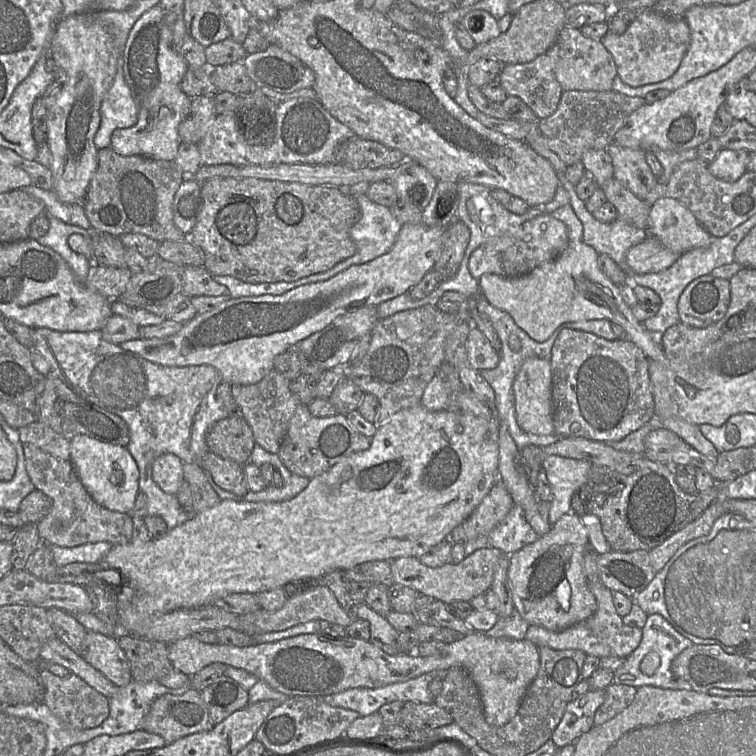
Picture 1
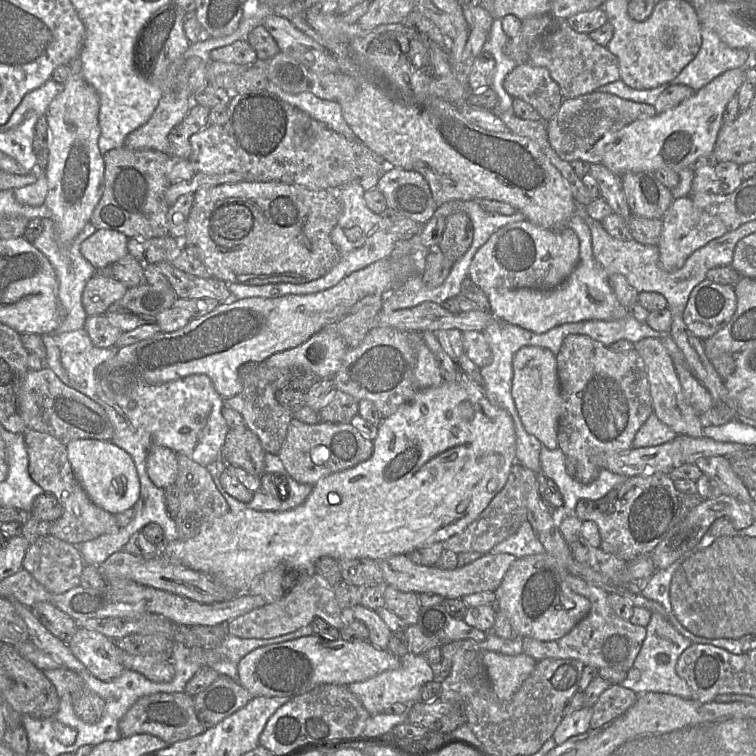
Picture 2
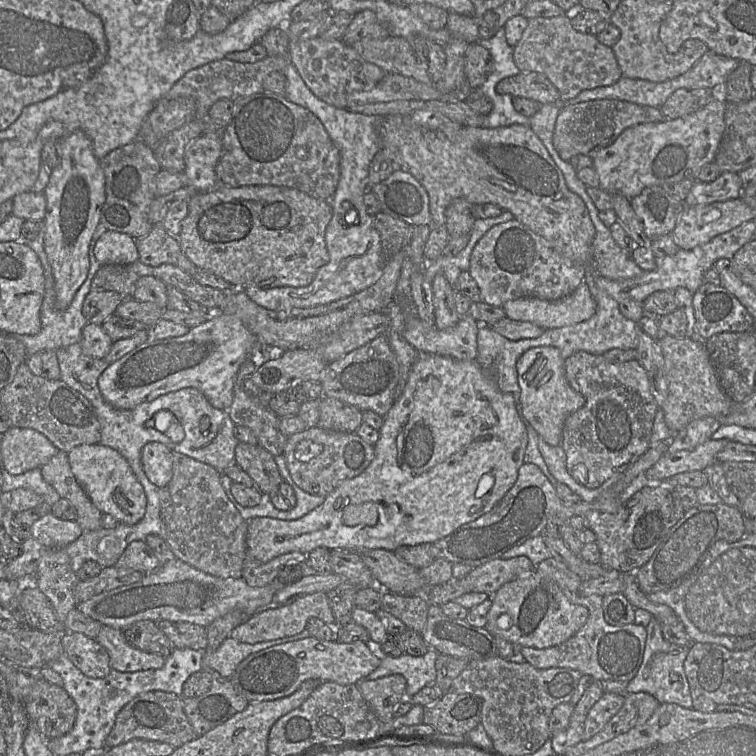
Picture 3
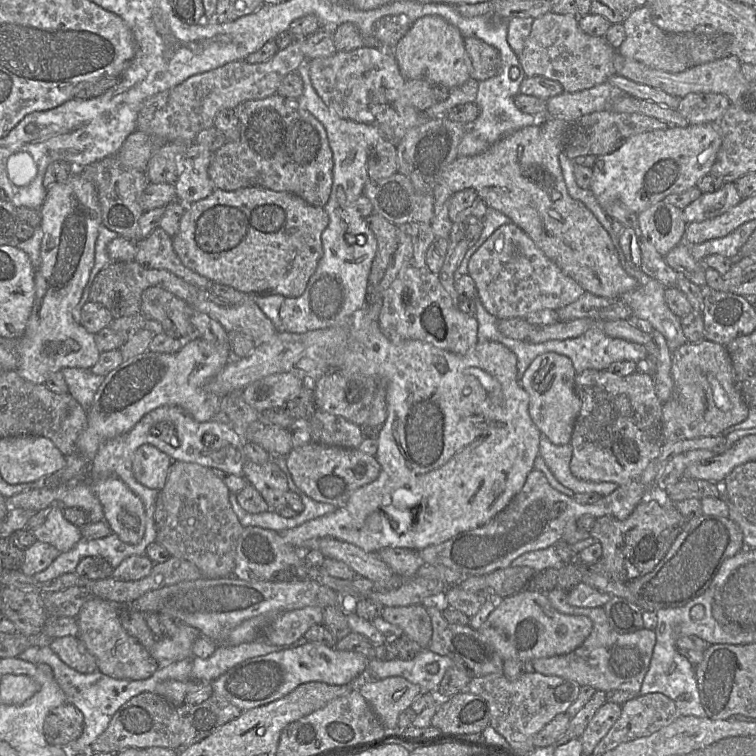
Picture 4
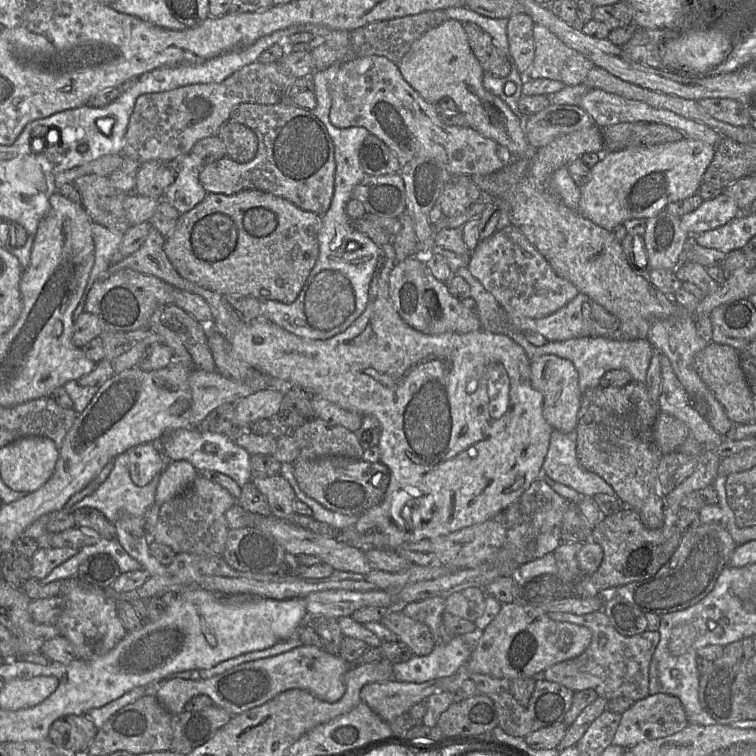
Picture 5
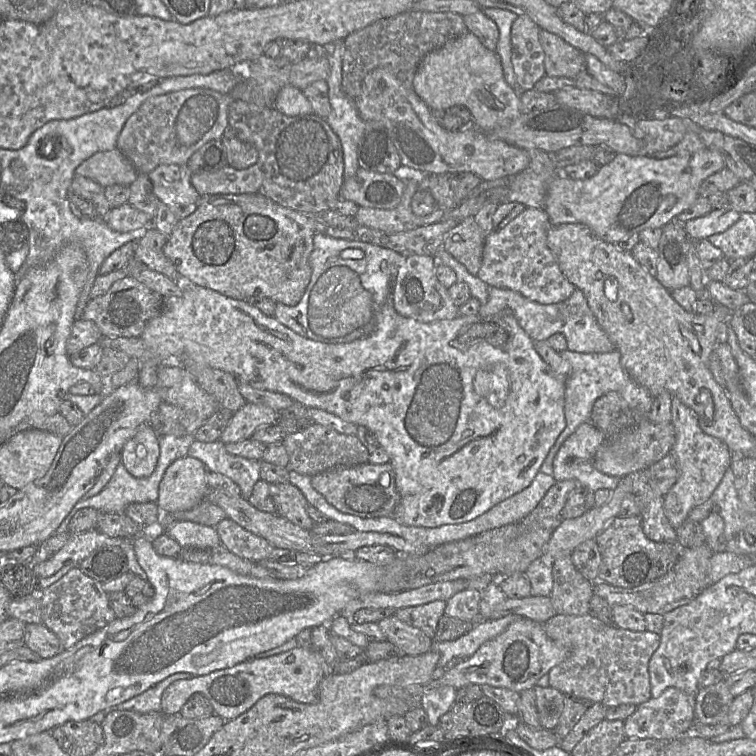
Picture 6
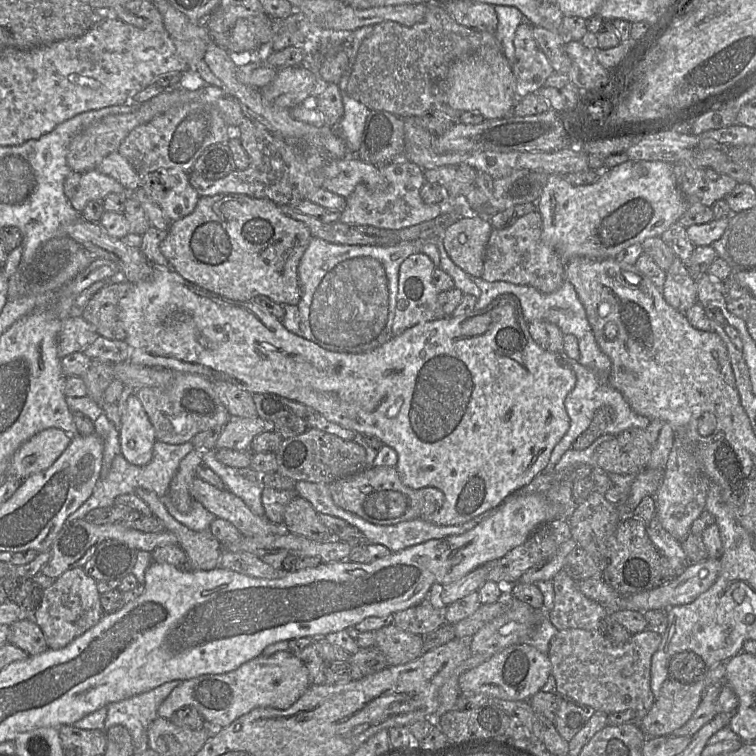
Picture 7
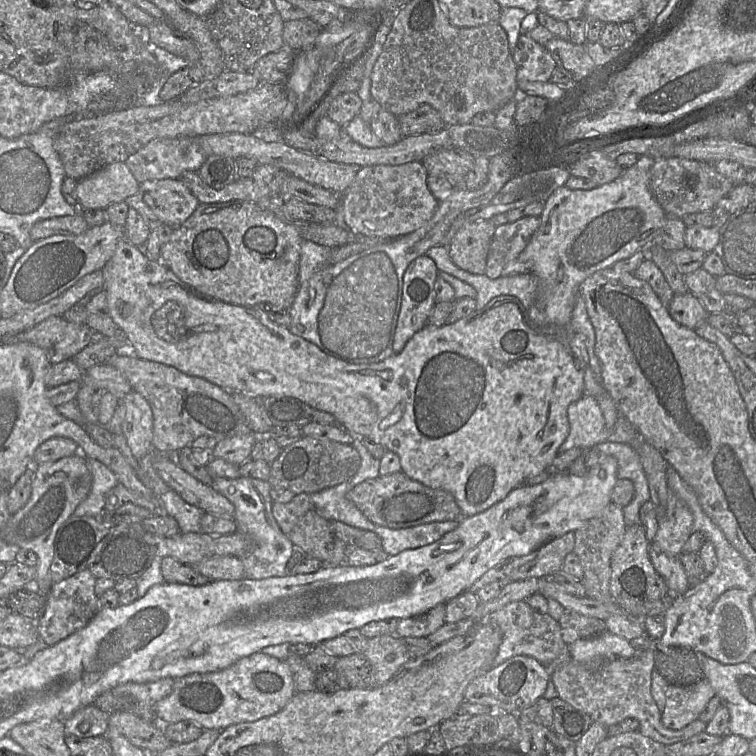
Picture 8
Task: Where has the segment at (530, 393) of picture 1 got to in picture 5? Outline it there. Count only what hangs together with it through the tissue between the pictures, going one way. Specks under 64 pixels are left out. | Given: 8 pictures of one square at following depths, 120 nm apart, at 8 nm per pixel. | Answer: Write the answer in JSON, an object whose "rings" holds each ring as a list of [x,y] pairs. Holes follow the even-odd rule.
{"rings":[[[543,355],[532,360],[531,385],[543,395],[543,417],[554,430],[569,433],[576,429],[581,392],[578,372],[570,360],[556,355]]]}

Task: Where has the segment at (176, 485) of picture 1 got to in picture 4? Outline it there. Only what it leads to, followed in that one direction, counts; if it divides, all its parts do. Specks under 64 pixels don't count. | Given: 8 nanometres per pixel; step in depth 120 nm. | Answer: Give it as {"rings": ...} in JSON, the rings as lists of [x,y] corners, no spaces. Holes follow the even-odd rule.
{"rings":[[[151,444],[141,445],[134,453],[132,471],[142,485],[161,491],[164,487],[173,460]]]}

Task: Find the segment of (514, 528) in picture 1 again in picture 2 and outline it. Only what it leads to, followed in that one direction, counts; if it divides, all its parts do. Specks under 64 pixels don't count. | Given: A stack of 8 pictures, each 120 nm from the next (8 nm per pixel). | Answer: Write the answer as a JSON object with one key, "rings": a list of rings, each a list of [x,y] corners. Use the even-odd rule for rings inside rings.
{"rings":[[[525,521],[514,535],[494,546],[490,553],[507,553],[514,555],[516,558],[522,558],[543,554],[546,551],[531,524]]]}

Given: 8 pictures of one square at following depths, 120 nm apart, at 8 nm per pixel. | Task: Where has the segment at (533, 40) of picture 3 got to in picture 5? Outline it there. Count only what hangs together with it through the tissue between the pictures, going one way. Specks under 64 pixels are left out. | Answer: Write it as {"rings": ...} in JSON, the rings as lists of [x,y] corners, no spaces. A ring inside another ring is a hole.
{"rings":[[[534,24],[535,57],[526,79],[546,78],[563,82],[566,86],[583,84],[594,63],[582,53],[568,47],[547,27]]]}

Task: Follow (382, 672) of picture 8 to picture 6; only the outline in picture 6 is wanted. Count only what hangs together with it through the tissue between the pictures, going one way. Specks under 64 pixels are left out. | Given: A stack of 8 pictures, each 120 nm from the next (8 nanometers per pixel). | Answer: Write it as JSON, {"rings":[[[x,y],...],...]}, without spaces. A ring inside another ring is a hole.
{"rings":[[[396,615],[387,617],[377,623],[385,634],[386,640],[398,647],[404,653],[404,655],[418,656],[431,650],[434,642],[433,639],[427,636],[419,628],[413,627],[399,620]]]}

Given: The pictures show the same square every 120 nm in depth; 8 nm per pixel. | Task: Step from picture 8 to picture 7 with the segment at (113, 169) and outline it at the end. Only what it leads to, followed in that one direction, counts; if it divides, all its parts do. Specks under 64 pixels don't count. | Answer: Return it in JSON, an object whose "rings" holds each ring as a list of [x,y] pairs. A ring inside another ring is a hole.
{"rings":[[[93,169],[82,173],[76,193],[70,199],[74,210],[81,213],[93,200],[102,201],[110,193],[124,193],[124,187],[114,178]]]}

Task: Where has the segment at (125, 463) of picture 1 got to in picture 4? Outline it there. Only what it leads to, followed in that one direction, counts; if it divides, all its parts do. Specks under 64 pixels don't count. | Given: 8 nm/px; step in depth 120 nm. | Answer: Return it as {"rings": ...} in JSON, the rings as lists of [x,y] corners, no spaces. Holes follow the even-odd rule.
{"rings":[[[90,476],[80,480],[90,481],[99,499],[104,520],[111,531],[128,544],[138,544],[145,534],[145,509],[141,499],[117,477],[90,480]]]}

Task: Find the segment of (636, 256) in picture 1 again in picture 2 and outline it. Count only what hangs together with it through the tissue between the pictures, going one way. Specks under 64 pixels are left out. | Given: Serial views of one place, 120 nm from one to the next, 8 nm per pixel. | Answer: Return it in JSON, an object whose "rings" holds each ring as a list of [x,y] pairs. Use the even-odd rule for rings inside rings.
{"rings":[[[690,197],[674,199],[662,218],[662,232],[657,245],[661,267],[668,272],[679,269],[693,252],[727,232],[726,225],[719,217],[695,206]]]}

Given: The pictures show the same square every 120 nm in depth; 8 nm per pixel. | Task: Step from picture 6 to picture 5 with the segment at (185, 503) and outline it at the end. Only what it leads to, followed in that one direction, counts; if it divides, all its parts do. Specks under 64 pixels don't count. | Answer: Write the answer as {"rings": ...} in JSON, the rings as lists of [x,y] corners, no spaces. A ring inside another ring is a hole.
{"rings":[[[185,460],[168,462],[161,473],[155,503],[161,505],[190,489],[199,472]]]}

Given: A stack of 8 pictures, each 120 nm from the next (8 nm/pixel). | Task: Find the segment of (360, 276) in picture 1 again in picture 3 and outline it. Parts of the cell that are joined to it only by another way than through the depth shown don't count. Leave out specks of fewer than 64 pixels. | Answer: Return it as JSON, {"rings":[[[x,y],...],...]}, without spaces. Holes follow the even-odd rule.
{"rings":[[[214,312],[203,323],[190,328],[184,335],[159,340],[148,340],[119,360],[109,364],[98,378],[99,390],[110,405],[130,410],[143,402],[150,402],[161,395],[183,388],[196,388],[217,409],[228,411],[232,404],[235,377],[241,364],[252,357],[260,343],[242,321],[234,316]]]}

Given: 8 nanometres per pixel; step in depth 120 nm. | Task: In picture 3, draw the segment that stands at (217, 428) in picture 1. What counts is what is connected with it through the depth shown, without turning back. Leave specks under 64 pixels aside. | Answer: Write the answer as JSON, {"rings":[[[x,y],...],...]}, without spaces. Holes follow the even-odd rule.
{"rings":[[[239,442],[235,448],[235,464],[250,476],[261,493],[277,493],[283,479],[274,457],[260,444]]]}

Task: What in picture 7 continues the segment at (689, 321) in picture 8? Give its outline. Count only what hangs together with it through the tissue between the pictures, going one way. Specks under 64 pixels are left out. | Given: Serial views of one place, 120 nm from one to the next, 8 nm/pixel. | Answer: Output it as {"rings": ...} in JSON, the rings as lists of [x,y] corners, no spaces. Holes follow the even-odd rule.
{"rings":[[[675,256],[665,273],[666,279],[662,288],[664,299],[671,307],[685,315],[686,311],[698,302],[696,276],[678,256]]]}

